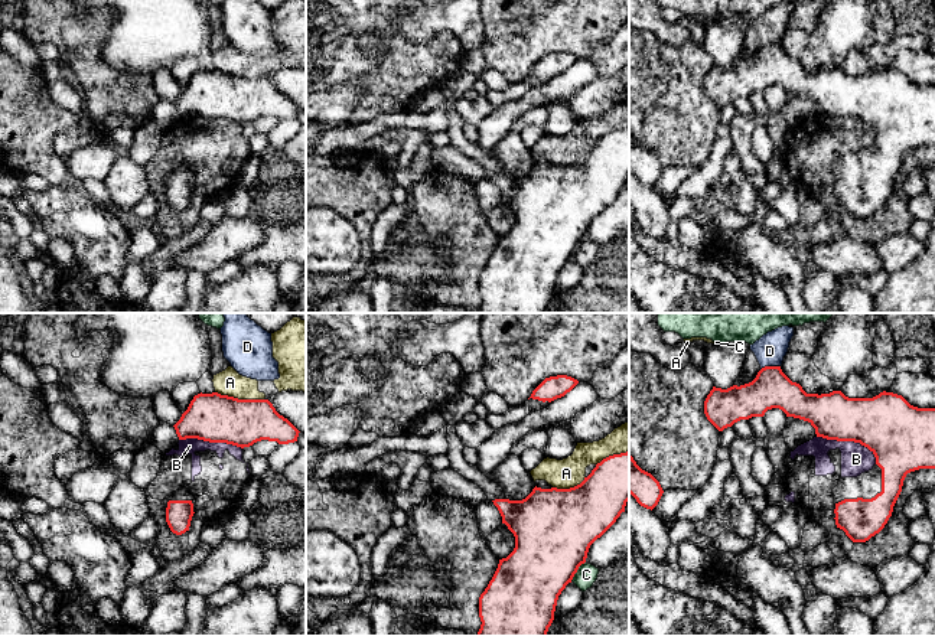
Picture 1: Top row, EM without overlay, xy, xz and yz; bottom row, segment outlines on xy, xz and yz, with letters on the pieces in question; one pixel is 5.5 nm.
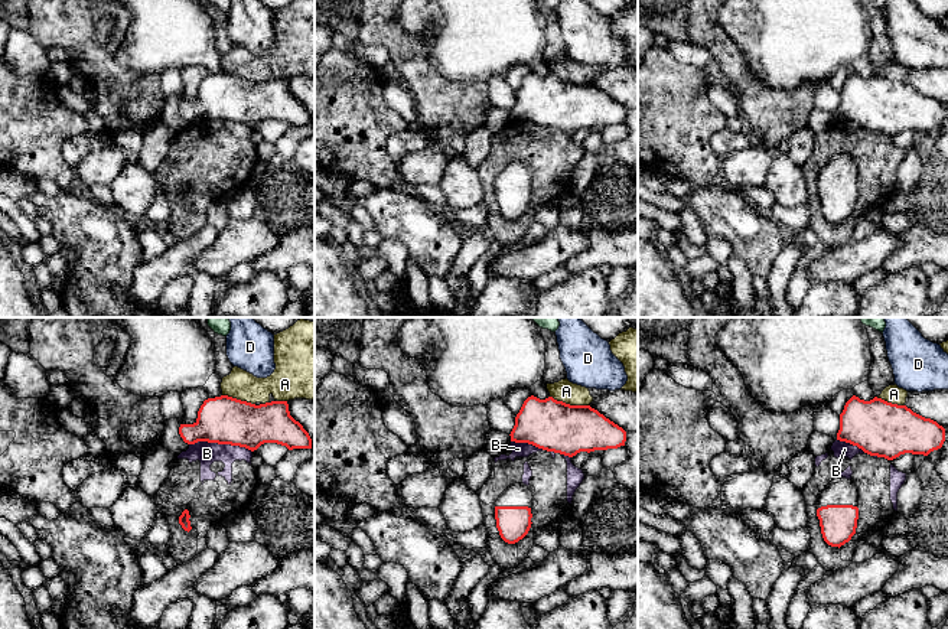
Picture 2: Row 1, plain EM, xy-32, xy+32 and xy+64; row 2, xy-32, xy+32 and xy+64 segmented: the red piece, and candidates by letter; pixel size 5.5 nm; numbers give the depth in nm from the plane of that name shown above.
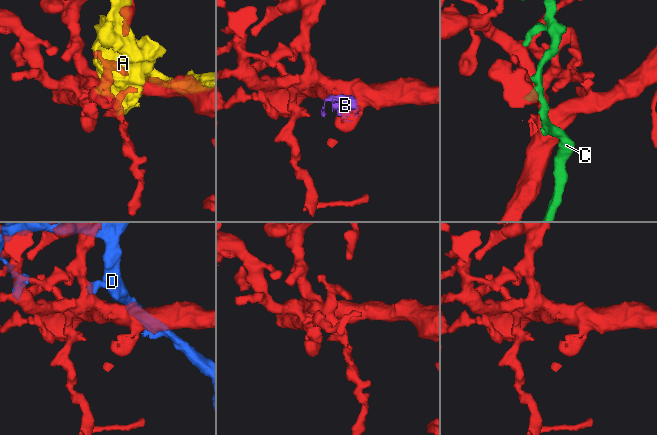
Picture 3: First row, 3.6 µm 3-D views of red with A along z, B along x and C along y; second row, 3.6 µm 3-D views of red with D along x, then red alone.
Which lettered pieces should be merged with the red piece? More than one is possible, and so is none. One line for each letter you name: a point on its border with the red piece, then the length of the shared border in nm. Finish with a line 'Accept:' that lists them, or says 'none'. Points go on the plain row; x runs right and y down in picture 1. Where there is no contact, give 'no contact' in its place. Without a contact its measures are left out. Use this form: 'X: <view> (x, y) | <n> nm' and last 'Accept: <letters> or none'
Accept: none

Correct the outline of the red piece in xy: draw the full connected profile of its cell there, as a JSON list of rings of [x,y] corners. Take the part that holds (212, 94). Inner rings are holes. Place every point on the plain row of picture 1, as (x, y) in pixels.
[[[218,69],[195,72],[173,104],[179,117],[198,115],[241,125],[261,117],[294,120],[300,110],[268,76],[238,76]]]

